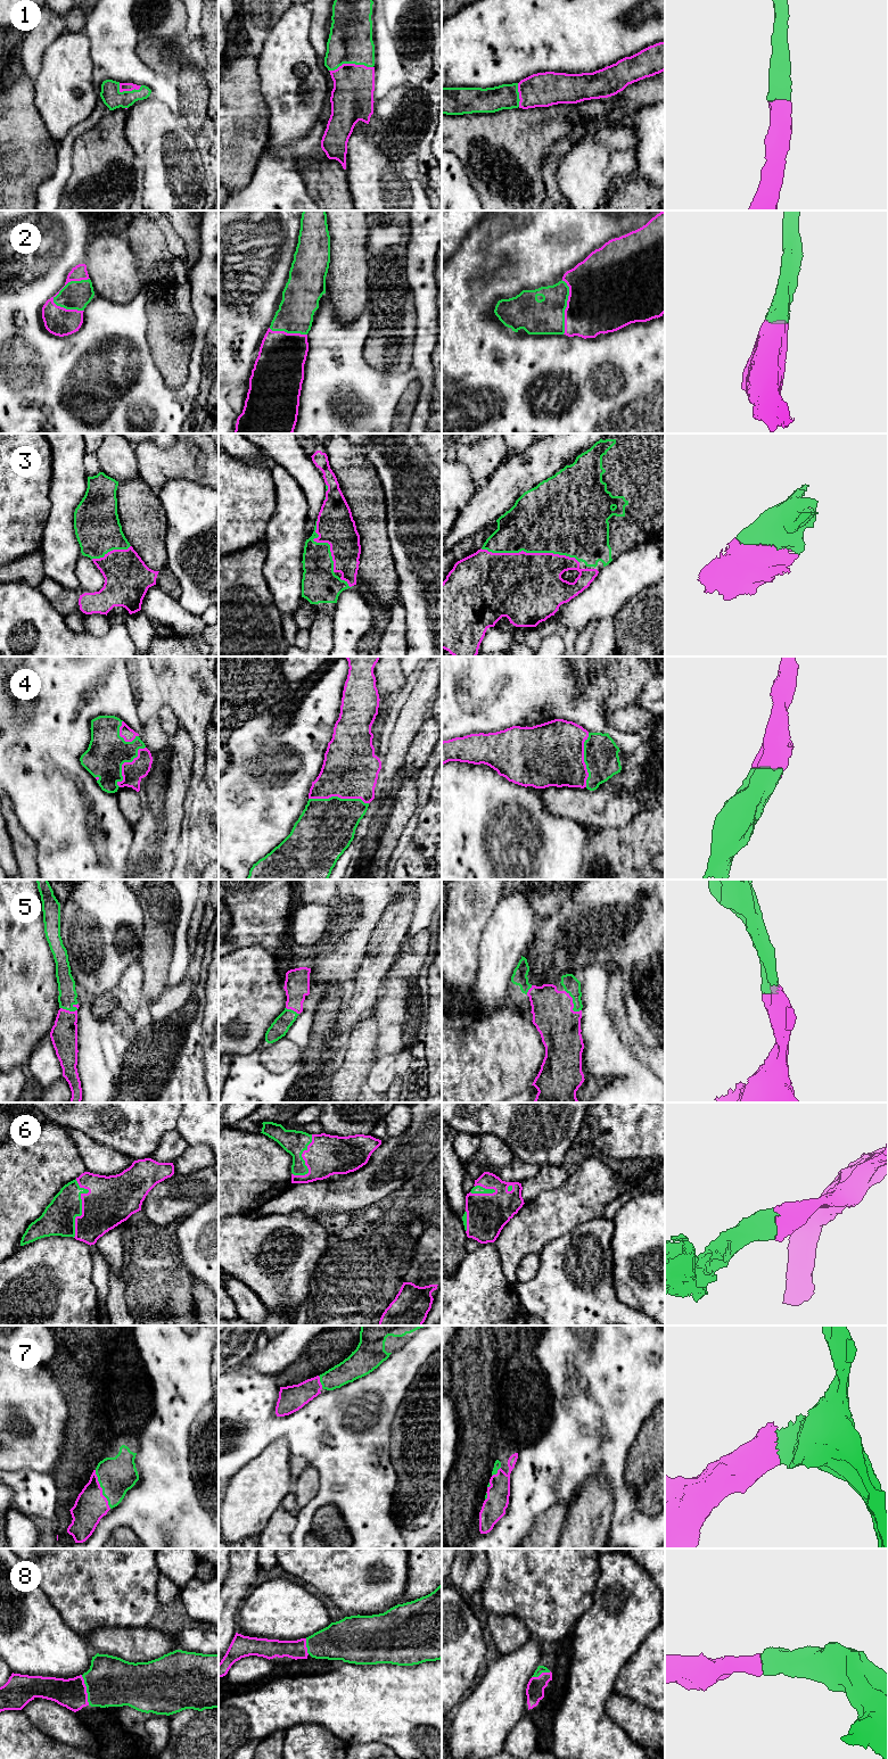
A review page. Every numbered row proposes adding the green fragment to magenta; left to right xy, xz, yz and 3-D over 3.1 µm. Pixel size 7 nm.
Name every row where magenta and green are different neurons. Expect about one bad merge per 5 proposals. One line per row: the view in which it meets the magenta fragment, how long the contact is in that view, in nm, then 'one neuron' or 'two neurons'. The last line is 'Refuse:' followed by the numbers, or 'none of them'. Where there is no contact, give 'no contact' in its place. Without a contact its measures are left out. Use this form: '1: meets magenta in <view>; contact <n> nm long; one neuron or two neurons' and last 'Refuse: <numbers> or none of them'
1: meets magenta in xz; contact 320 nm long; one neuron
2: meets magenta in xy; contact 320 nm long; one neuron
3: meets magenta in yz; contact 700 nm long; one neuron
4: meets magenta in xz; contact 420 nm long; one neuron
5: meets magenta in yz; contact 190 nm long; one neuron
6: meets magenta in xy; contact 420 nm long; one neuron
7: meets magenta in xy; contact 300 nm long; one neuron
8: meets magenta in xy; contact 220 nm long; one neuron
Refuse: none of them

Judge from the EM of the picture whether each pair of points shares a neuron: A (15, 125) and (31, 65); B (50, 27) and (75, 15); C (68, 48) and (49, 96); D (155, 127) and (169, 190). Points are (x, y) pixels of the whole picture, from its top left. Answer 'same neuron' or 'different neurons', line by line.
A: different neurons
B: different neurons
C: same neuron
D: same neuron

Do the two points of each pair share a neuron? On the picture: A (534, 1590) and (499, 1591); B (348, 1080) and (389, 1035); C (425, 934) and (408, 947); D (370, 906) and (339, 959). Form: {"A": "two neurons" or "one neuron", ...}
{"A": "one neuron", "B": "two neurons", "C": "one neuron", "D": "one neuron"}

